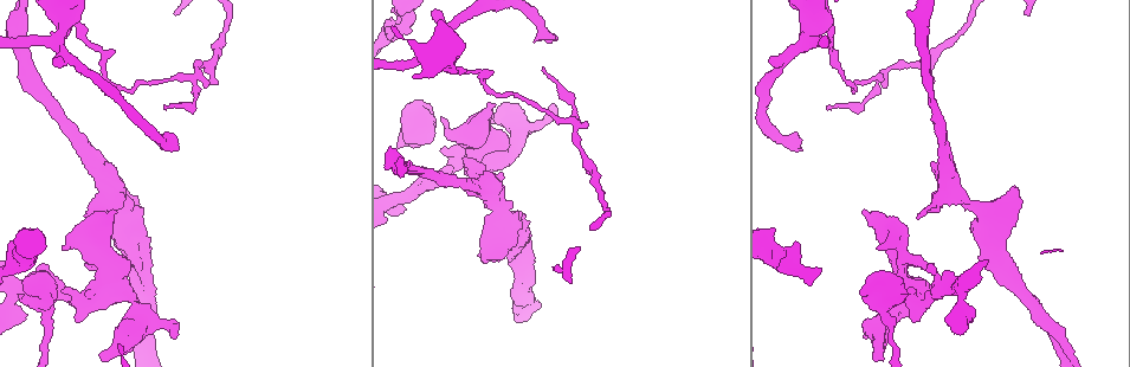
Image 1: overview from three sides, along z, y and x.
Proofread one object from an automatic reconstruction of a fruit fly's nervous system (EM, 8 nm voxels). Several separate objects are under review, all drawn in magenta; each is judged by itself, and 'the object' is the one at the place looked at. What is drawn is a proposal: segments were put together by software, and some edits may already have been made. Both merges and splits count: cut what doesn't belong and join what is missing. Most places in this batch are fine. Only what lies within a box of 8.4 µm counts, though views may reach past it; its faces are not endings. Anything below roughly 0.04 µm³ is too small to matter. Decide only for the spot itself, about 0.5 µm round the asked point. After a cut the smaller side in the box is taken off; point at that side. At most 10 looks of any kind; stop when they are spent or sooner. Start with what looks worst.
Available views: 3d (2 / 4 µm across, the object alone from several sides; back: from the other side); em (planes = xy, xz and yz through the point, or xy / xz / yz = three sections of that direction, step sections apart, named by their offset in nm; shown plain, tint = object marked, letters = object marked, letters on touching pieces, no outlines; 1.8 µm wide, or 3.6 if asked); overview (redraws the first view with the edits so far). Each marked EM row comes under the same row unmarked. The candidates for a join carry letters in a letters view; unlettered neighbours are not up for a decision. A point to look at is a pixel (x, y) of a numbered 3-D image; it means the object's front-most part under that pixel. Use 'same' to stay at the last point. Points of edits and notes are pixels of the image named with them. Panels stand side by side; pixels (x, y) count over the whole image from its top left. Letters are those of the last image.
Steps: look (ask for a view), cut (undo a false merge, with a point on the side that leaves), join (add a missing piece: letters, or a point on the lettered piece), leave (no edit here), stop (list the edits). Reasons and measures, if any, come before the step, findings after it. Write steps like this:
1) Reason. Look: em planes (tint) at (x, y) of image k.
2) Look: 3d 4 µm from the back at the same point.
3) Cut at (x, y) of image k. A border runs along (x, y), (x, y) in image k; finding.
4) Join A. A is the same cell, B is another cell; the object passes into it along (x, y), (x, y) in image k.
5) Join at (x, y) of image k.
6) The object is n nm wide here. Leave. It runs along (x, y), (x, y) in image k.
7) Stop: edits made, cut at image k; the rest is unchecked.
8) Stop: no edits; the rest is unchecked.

Calibre changes. Look: em xy step 8 (tint) at (785, 262) of image 1.

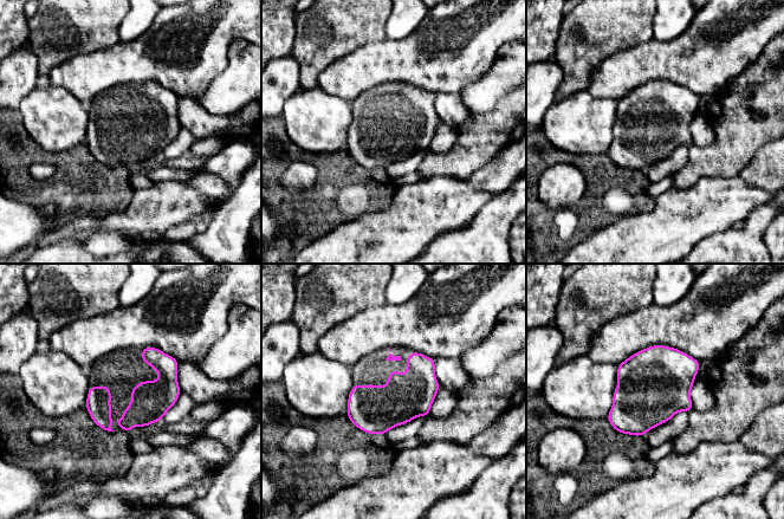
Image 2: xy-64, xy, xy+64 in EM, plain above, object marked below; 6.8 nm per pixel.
Look: em planes (letters) at the same point.

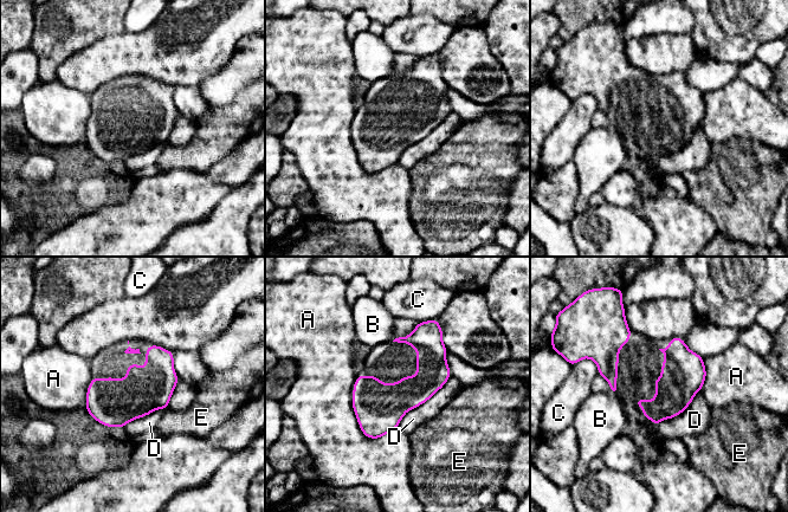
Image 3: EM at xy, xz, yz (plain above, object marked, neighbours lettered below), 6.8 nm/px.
The object is 300 nm wide here; the longest contact is with D, 500 nm. Leave. A, B, C, D and E are other cells; all the same cell.

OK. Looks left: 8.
Sudden change in width. Look: em 3.6 µm planes (letters) at (809, 27) of image 1.

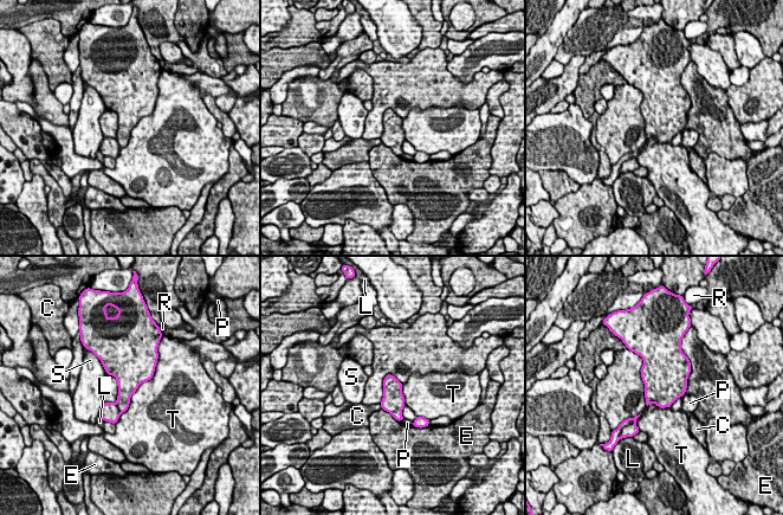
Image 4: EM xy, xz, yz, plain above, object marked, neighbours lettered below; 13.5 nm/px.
Leave. C, E, L, P, R, S and T are other cells; a border runs along (157, 360), (115, 424) in image 4; continuous, no second cell.

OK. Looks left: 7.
Look: 3d 2 µm at (878, 295) of image 1.

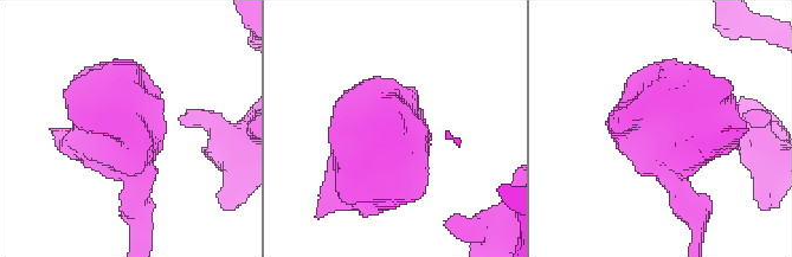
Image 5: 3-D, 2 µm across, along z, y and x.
Shape alone is not enough. Look: em yz step 8 (letters) at (666, 128) of image 5.

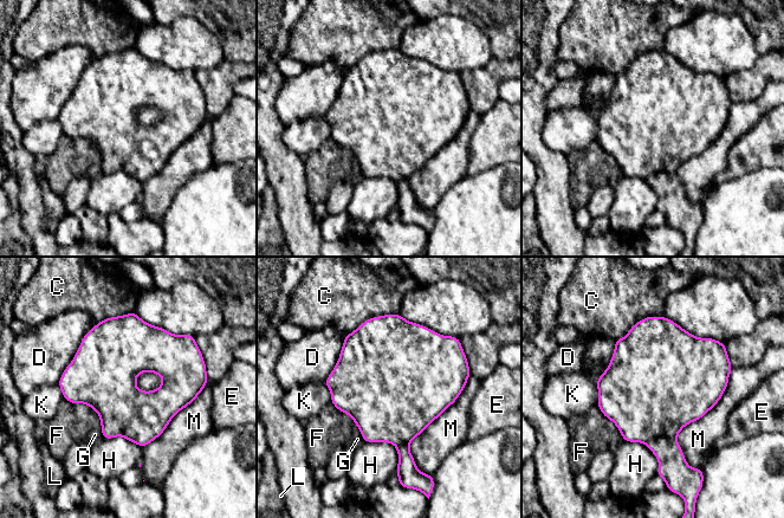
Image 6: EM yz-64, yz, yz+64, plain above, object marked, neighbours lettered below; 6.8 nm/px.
The object is 420 nm wide here. Cut at (656, 401) of image 6. C, D, E, F, G, H, K, L and M are other cells; a border runs along (674, 436), (654, 438), (646, 444) in image 6; a second cell is stuck on.

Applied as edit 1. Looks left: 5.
See it whole again. Look: overview.

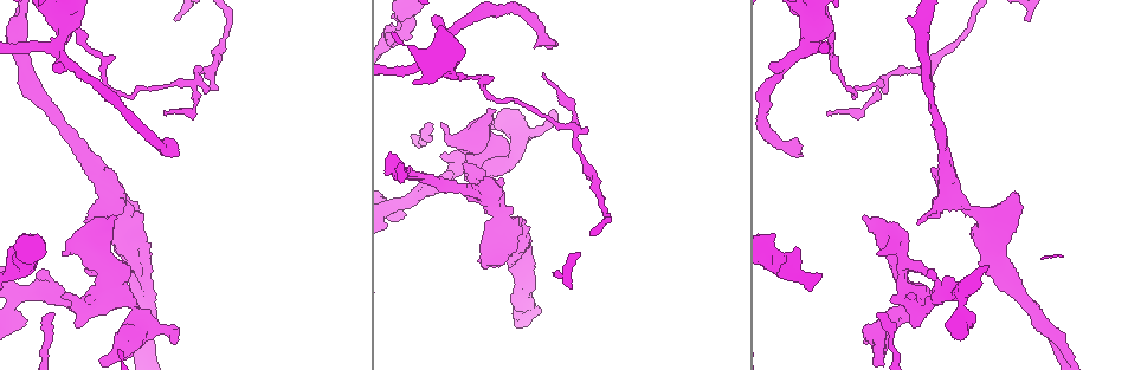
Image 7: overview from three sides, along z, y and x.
Branch stops here. Look: 3d 4 µm at (863, 216) of image 7.

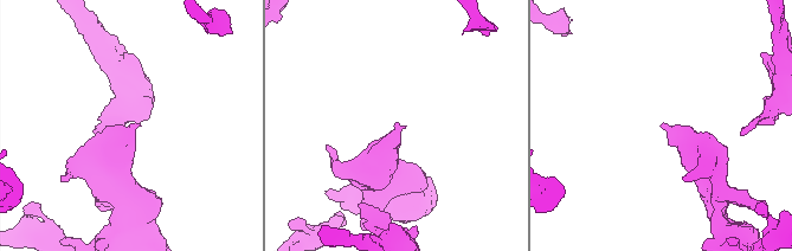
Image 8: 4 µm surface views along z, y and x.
Look: em xy step 4 (letters) at (129, 124) of image 8.

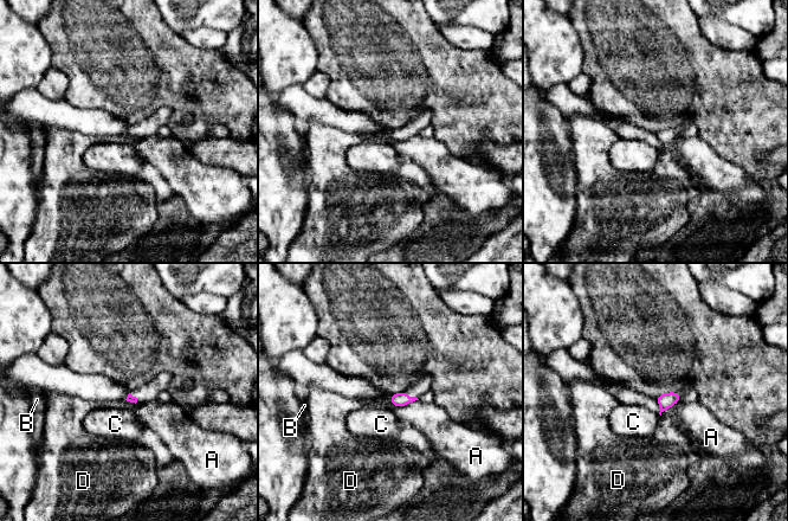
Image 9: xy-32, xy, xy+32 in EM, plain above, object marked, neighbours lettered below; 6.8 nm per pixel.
Look: em planes (letters) at the same point.

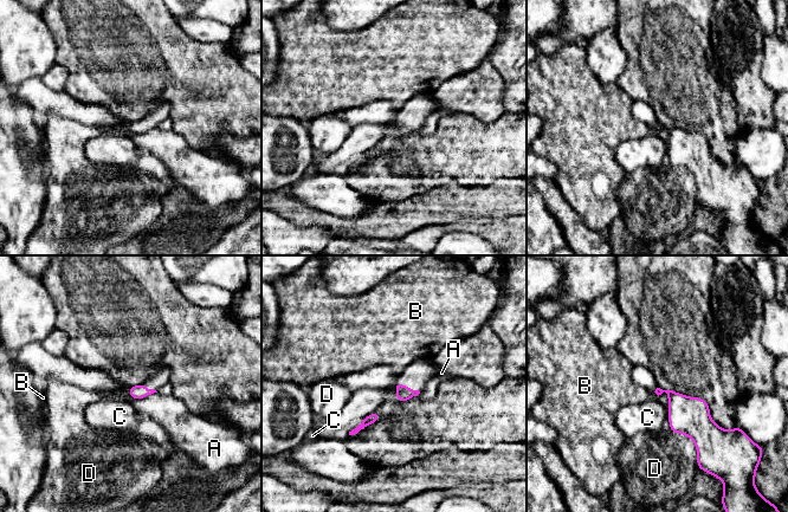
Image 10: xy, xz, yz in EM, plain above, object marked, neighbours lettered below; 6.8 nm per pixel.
Leave. A, B, C and D are other cells; a border runs along (672, 432), (693, 442), (697, 461) in image 10; no lettered piece goes on from it.

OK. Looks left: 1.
Stop: edits made, cut at image 6; the rest is unchecked.

